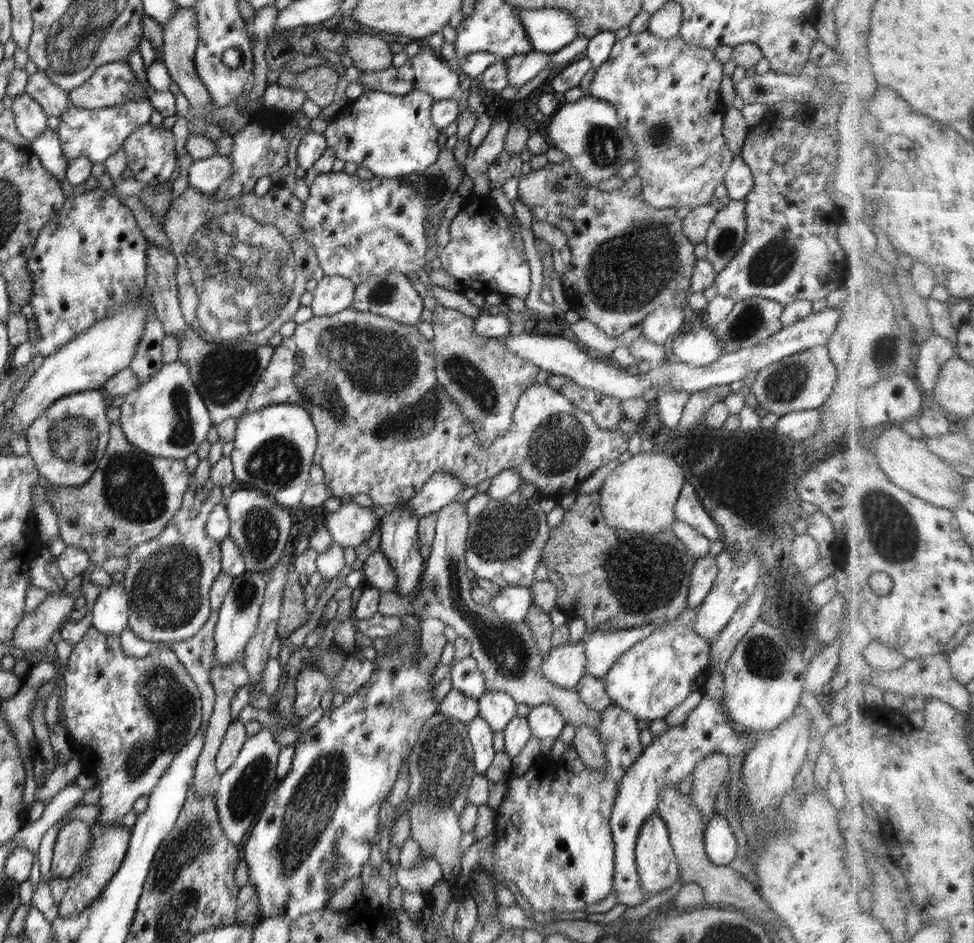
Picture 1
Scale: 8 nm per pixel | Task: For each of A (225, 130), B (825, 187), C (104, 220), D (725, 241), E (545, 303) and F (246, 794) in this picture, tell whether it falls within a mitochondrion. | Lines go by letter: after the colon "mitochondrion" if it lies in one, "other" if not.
A: other
B: other
C: other
D: mitochondrion
E: other
F: mitochondrion

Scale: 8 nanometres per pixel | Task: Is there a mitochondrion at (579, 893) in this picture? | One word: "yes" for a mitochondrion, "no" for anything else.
no

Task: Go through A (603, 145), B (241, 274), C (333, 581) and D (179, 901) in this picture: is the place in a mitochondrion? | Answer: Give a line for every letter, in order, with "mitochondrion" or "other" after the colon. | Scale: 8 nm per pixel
A: mitochondrion
B: mitochondrion
C: other
D: mitochondrion

